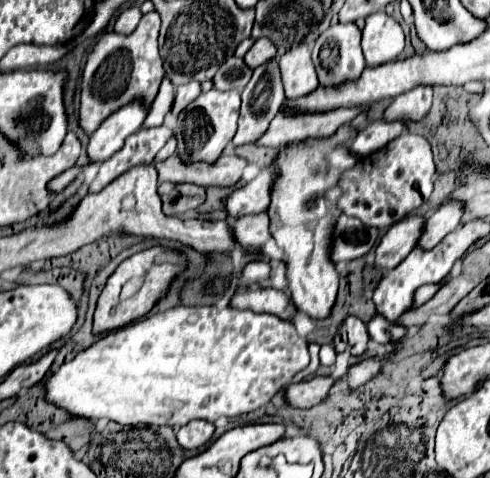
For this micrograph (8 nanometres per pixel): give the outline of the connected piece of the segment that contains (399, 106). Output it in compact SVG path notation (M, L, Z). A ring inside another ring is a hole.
M413 87L411 91L405 91L393 99L389 109L385 111L387 121L391 119L401 119L401 121L419 121L427 115L433 99L433 89L431 87Z

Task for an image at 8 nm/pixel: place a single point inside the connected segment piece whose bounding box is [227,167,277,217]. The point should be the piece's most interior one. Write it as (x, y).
(254, 197)

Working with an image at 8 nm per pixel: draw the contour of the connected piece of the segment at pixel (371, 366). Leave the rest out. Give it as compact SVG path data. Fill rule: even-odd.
M375 357L375 359L365 359L365 361L357 363L357 365L353 365L345 375L347 385L351 389L355 389L355 387L361 387L363 383L367 383L373 375L377 375L383 361L385 361L385 357Z

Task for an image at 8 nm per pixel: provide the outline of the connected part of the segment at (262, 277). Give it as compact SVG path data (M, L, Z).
M251 261L243 269L243 287L251 287L253 283L261 283L269 279L269 265L263 261Z

